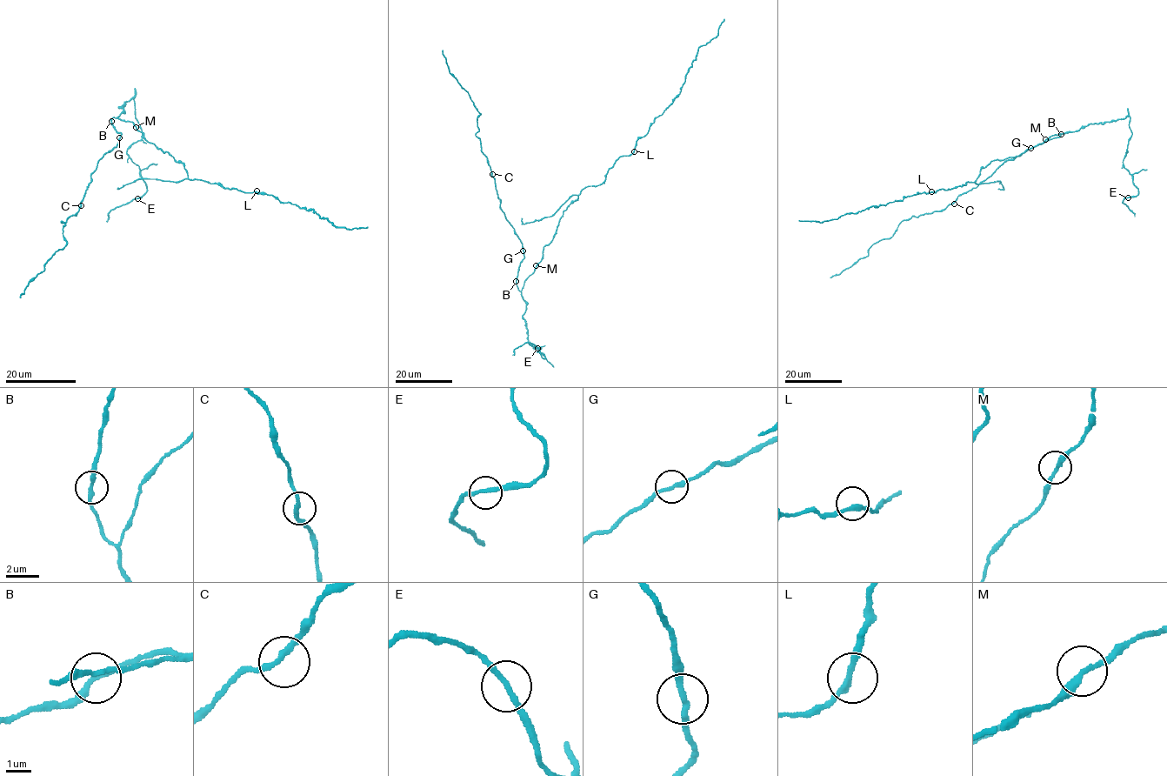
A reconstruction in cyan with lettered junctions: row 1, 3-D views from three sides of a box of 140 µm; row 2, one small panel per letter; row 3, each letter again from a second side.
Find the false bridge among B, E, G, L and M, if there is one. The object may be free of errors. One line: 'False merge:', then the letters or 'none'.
False merge: none

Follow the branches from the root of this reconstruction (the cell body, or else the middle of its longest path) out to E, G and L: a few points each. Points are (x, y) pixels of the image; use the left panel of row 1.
E: (136, 127), (117, 118), (131, 98), (142, 138), (127, 155), (147, 187), (137, 198)
G: (136, 127), (131, 122), (114, 117), (111, 123), (121, 134), (120, 137)
L: (136, 127), (148, 142), (168, 152), (176, 162), (181, 162), (190, 179), (202, 179), (243, 192), (256, 190)

